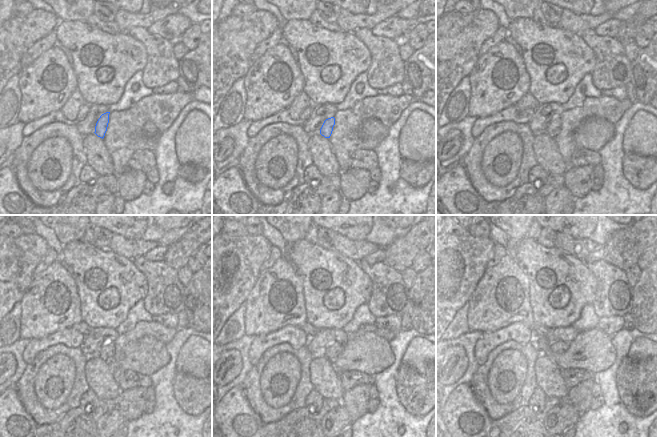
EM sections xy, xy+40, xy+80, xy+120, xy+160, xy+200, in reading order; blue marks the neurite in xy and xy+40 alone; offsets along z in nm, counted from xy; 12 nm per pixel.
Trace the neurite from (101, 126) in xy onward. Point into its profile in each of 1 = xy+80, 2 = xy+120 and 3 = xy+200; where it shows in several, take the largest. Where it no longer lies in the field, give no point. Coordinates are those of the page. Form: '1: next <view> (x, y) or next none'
1: next xy+80 (553, 129)
2: next xy+120 (107, 351)
3: next xy+200 (560, 346)

